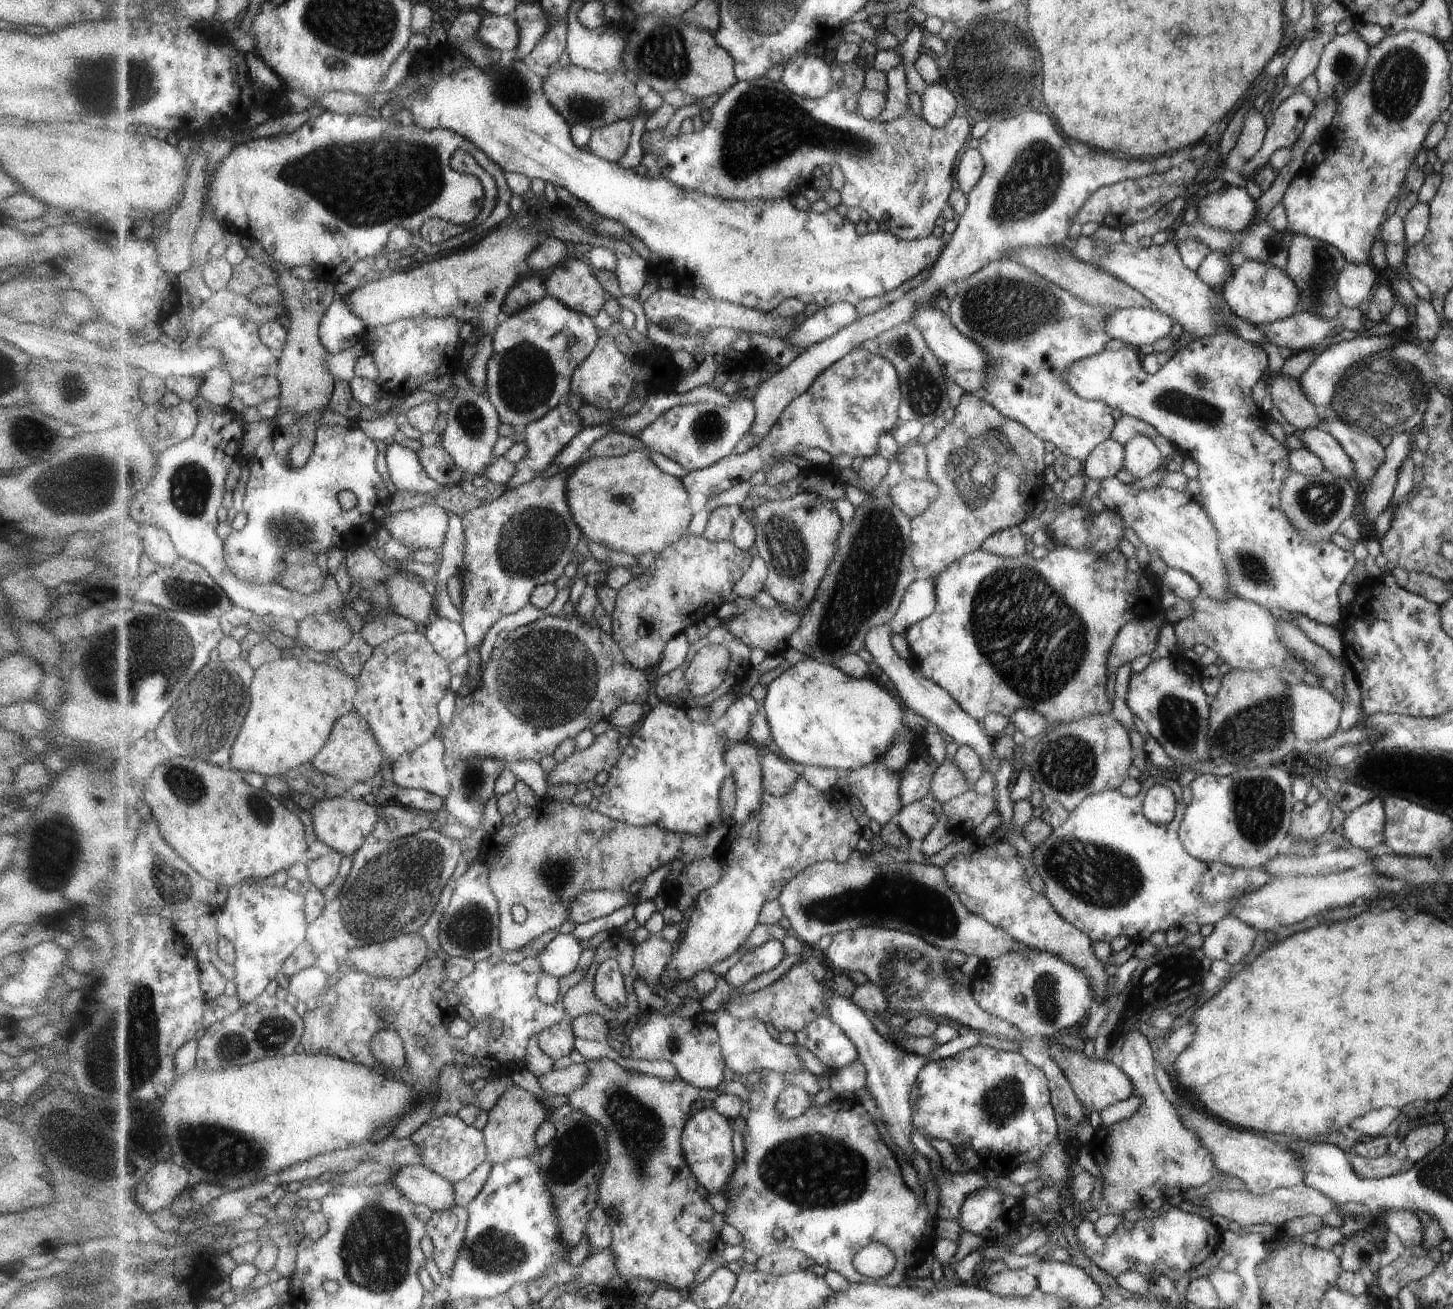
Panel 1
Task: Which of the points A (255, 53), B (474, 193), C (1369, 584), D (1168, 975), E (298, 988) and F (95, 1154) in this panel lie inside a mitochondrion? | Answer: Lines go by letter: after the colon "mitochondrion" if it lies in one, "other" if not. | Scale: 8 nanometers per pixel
A: other
B: mitochondrion
C: other
D: mitochondrion
E: other
F: mitochondrion

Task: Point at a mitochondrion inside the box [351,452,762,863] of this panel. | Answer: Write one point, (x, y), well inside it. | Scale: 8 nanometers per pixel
(545, 679)

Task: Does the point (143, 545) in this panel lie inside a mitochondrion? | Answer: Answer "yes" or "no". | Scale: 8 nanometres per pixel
no

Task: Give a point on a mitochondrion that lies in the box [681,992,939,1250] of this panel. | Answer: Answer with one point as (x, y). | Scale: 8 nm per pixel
(816, 1171)

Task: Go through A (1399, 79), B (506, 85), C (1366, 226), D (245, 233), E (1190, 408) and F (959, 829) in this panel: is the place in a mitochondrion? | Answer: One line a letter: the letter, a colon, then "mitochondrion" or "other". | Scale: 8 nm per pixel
A: mitochondrion
B: mitochondrion
C: other
D: other
E: mitochondrion
F: other

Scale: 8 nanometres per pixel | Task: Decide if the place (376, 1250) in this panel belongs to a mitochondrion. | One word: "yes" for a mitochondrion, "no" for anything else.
yes

